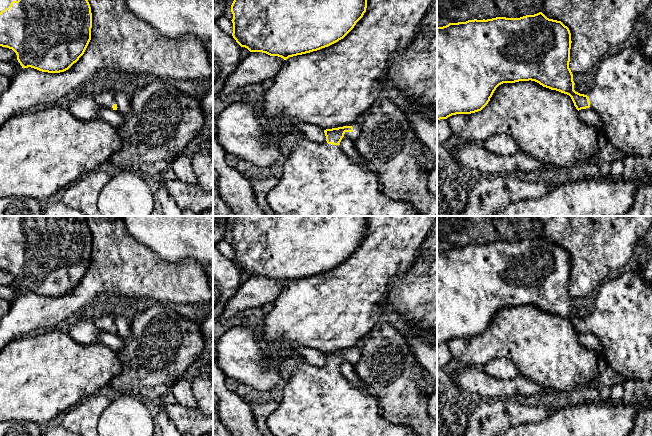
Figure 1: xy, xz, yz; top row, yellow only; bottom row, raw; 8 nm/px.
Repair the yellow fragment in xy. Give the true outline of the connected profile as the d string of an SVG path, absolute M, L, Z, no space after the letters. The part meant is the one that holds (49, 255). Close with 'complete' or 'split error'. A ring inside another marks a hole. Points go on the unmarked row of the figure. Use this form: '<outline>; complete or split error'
M0 216L0 270L12 273L22 292L60 297L84 278L92 252L85 216Z; split error

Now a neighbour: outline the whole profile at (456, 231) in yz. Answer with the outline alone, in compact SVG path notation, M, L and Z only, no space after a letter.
M437 216L437 241L450 247L468 244L487 244L496 241L520 242L542 235L543 225L536 216L502 216L491 219L488 216Z

